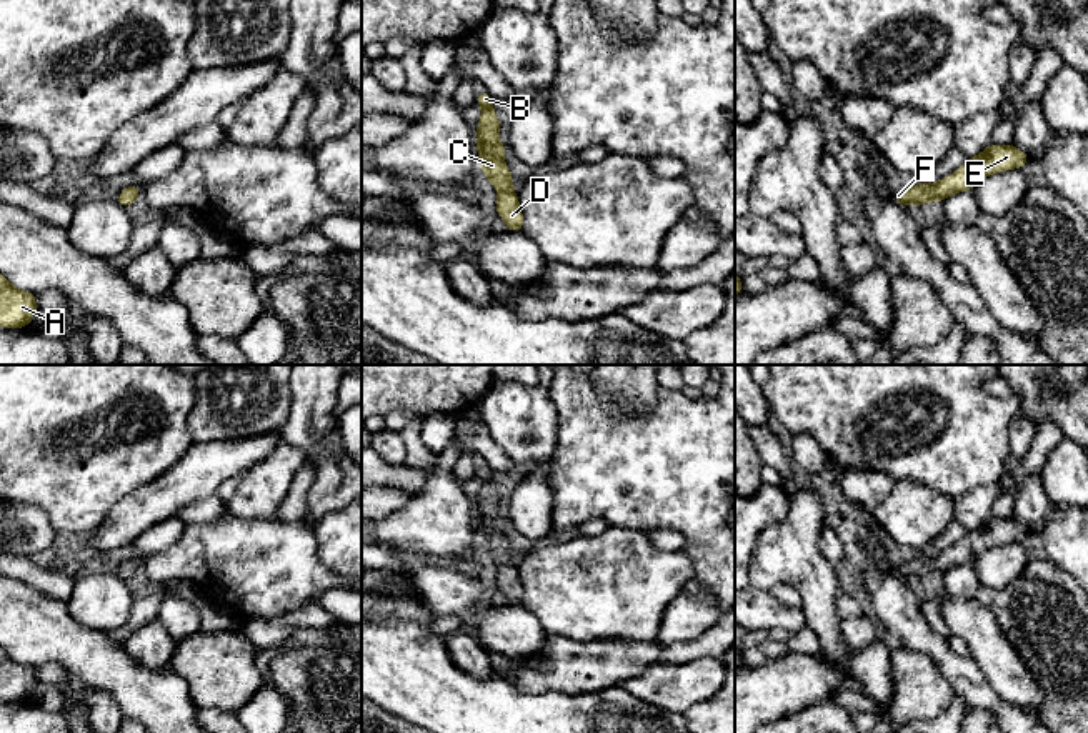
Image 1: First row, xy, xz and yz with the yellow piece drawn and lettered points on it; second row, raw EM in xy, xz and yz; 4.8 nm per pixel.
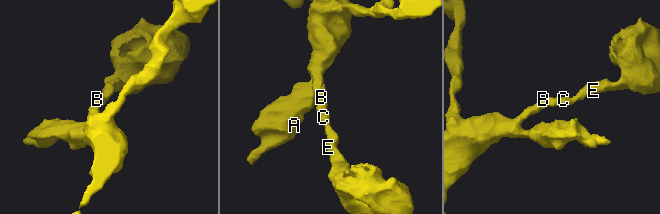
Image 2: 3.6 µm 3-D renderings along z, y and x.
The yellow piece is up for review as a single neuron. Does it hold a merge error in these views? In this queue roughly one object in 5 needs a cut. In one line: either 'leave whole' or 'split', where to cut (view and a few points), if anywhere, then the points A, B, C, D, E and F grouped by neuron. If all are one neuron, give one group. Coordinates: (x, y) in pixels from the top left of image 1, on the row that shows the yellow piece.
leave whole; no cut; A B C D E F

